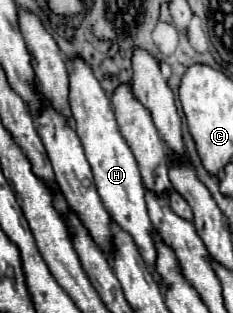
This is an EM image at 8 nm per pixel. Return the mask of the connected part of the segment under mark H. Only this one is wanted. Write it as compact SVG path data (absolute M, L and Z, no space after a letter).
M76 59L72 63L70 71L70 107L72 107L72 117L74 117L74 129L80 137L80 143L84 147L86 159L92 167L96 187L100 191L100 199L104 203L104 209L110 213L112 221L124 229L136 243L144 263L154 269L156 265L156 239L152 231L152 221L148 219L146 211L146 189L140 179L140 171L136 165L136 159L126 145L124 137L120 135L120 129L116 127L116 117L114 111L108 103L108 95L92 75L90 65L86 65L82 59Z

